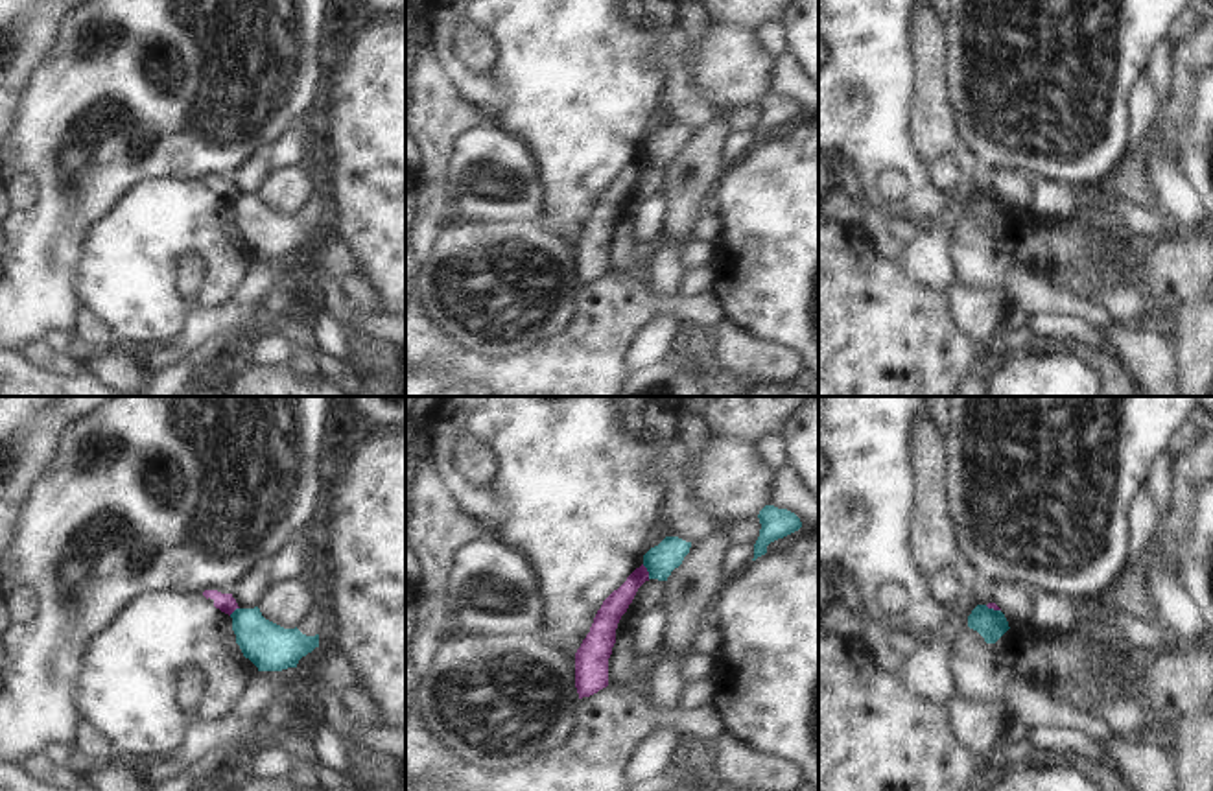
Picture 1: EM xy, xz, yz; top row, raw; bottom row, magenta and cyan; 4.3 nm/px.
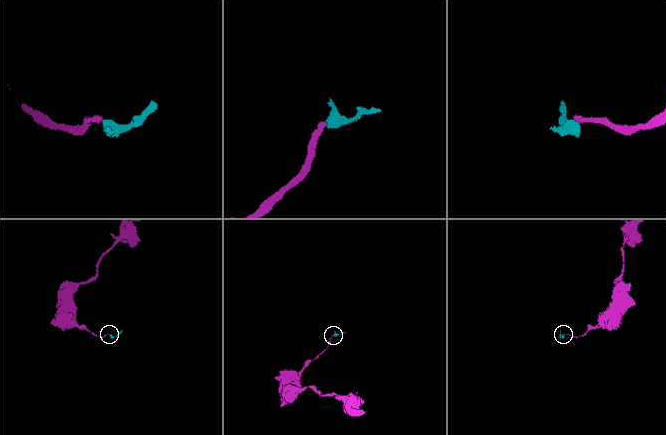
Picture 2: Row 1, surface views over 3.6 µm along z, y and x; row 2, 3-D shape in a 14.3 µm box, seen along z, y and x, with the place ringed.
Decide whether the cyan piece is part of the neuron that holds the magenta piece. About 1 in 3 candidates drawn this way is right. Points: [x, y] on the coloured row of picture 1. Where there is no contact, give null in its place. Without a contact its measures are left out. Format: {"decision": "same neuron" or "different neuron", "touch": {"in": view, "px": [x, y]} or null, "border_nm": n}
{"decision": "different neuron", "touch": {"in": "xz", "px": [647, 572]}, "border_nm": 70}

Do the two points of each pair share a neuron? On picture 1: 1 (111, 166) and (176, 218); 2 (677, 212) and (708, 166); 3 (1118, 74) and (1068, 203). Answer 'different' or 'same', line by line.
1: different
2: same
3: different

